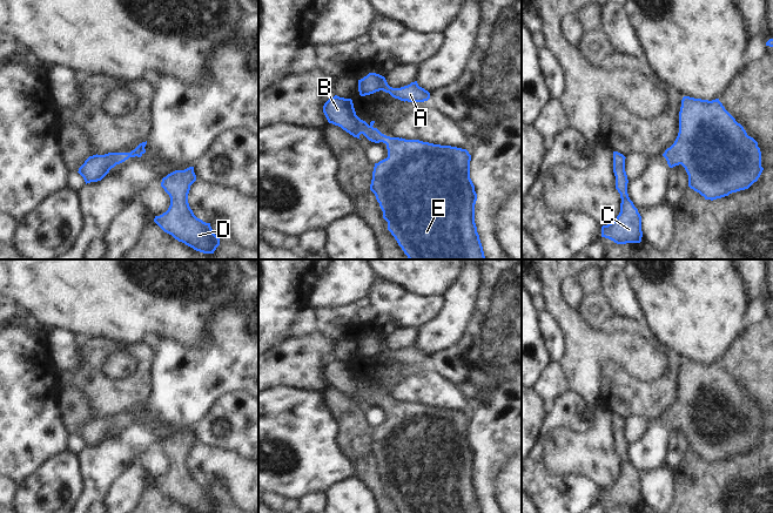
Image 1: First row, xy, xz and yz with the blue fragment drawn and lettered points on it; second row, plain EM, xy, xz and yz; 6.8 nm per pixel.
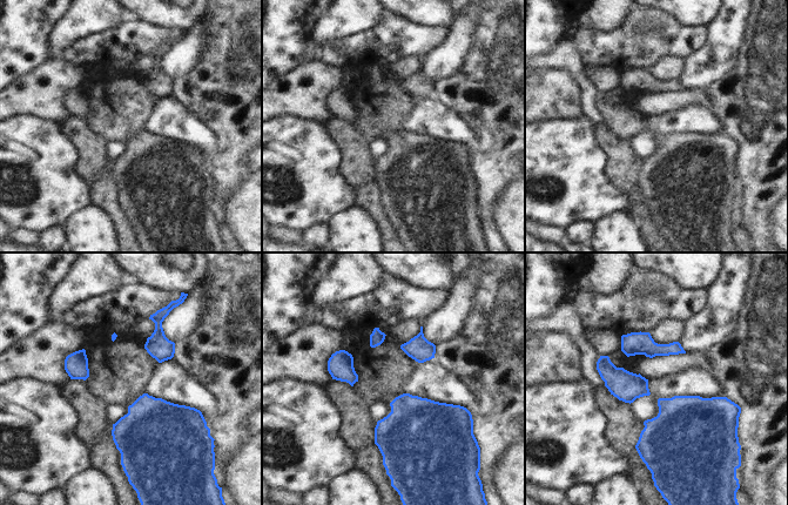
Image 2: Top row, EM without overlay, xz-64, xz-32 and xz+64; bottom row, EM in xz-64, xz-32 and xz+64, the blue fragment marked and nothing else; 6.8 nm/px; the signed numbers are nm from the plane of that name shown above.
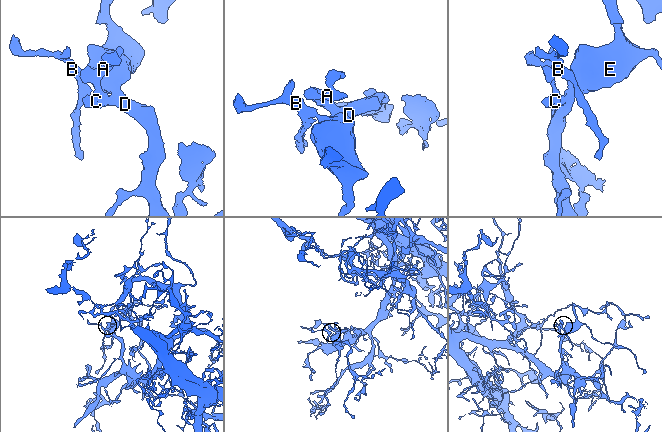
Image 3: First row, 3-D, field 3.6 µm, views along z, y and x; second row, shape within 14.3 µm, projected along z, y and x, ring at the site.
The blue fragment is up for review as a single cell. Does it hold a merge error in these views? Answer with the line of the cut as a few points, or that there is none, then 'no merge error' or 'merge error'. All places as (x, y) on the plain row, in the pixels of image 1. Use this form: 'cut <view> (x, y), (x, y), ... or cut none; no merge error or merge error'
cut none; no merge error

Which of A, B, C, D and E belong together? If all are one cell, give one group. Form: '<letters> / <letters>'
A B C D E

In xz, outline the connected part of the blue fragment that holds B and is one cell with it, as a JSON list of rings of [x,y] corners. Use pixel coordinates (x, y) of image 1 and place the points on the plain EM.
[[[335,358],[324,366],[323,376],[329,386],[341,390],[354,400],[359,401],[363,397],[371,405],[386,407],[388,420],[375,426],[370,453],[379,466],[388,493],[402,513],[483,513],[475,486],[477,457],[470,441],[471,418],[466,412],[386,399],[372,390],[375,384],[368,387],[356,378],[351,362]]]

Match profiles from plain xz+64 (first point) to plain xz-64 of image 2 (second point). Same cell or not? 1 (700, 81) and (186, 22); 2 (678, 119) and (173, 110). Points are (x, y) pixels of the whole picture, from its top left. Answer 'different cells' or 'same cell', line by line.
1: different cells
2: same cell

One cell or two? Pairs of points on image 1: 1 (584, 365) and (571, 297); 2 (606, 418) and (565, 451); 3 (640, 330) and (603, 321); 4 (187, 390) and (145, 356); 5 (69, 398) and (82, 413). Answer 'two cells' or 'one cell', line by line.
1: two cells
2: one cell
3: one cell
4: two cells
5: one cell

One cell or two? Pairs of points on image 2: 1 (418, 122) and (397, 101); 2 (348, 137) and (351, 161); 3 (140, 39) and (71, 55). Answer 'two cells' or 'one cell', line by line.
1: two cells
2: one cell
3: one cell

